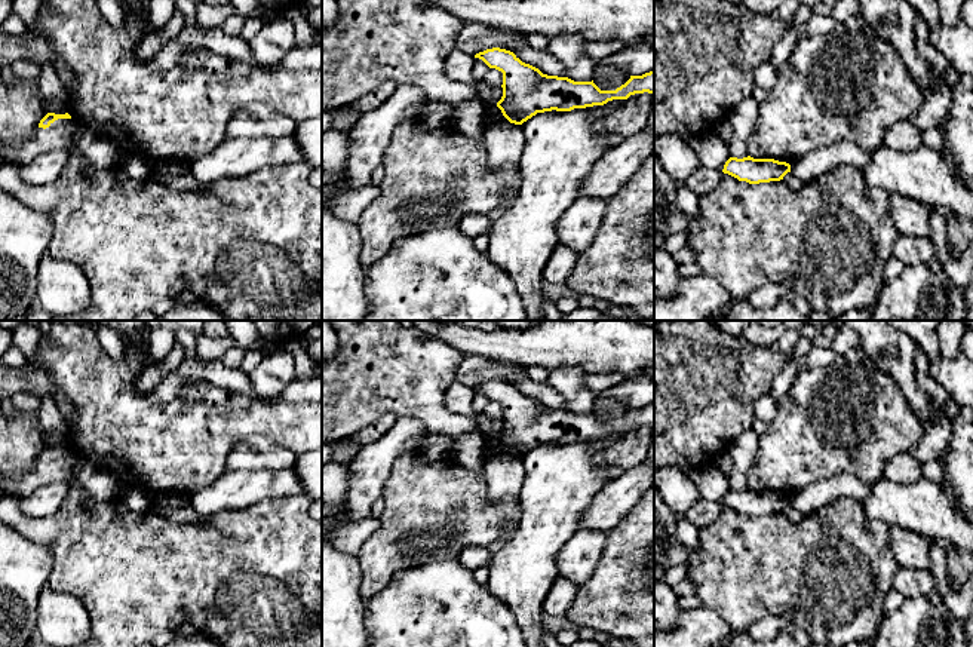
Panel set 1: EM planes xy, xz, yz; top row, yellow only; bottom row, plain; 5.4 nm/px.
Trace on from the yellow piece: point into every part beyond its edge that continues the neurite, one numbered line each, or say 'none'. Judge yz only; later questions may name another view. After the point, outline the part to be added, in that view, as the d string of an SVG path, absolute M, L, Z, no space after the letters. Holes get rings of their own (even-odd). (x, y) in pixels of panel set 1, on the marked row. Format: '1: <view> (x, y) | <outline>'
none

